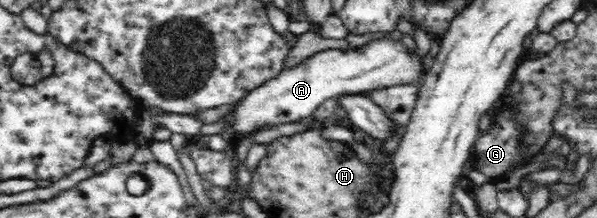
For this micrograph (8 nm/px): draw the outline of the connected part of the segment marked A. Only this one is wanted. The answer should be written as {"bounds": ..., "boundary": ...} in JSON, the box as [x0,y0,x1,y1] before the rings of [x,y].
{"bounds":[227,38,430,133],"boundary":[[[396,38],[374,39],[352,49],[325,49],[302,60],[296,67],[282,69],[278,76],[265,81],[260,87],[249,91],[238,107],[227,117],[230,133],[252,133],[260,129],[300,121],[310,117],[323,101],[342,94],[384,90],[396,85],[418,84],[430,66],[430,55],[420,57]]]}

